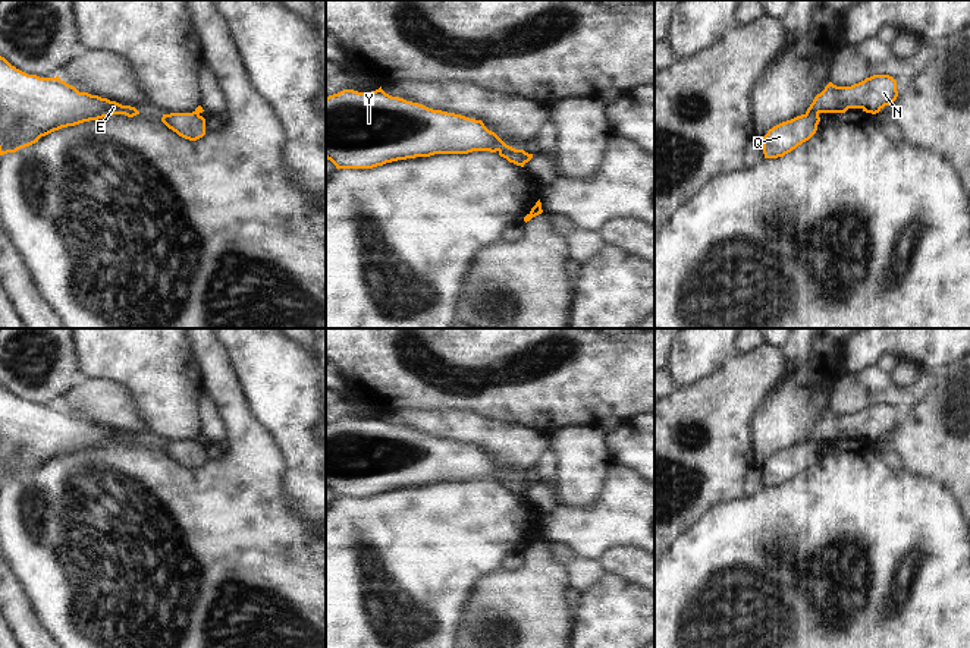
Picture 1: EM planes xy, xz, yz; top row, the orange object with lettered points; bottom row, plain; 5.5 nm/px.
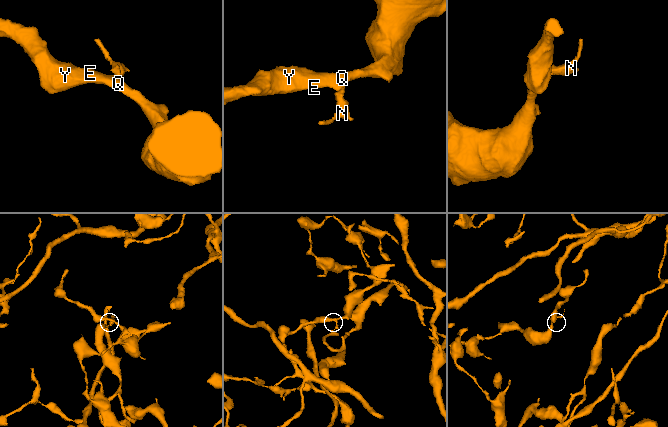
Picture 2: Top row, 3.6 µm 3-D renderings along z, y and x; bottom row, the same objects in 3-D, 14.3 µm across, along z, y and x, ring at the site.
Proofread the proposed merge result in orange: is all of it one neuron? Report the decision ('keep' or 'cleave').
cleave

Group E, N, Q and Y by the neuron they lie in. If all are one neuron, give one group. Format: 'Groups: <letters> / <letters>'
Groups: E Q Y / N

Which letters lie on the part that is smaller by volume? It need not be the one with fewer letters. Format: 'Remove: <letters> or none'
Remove: N

